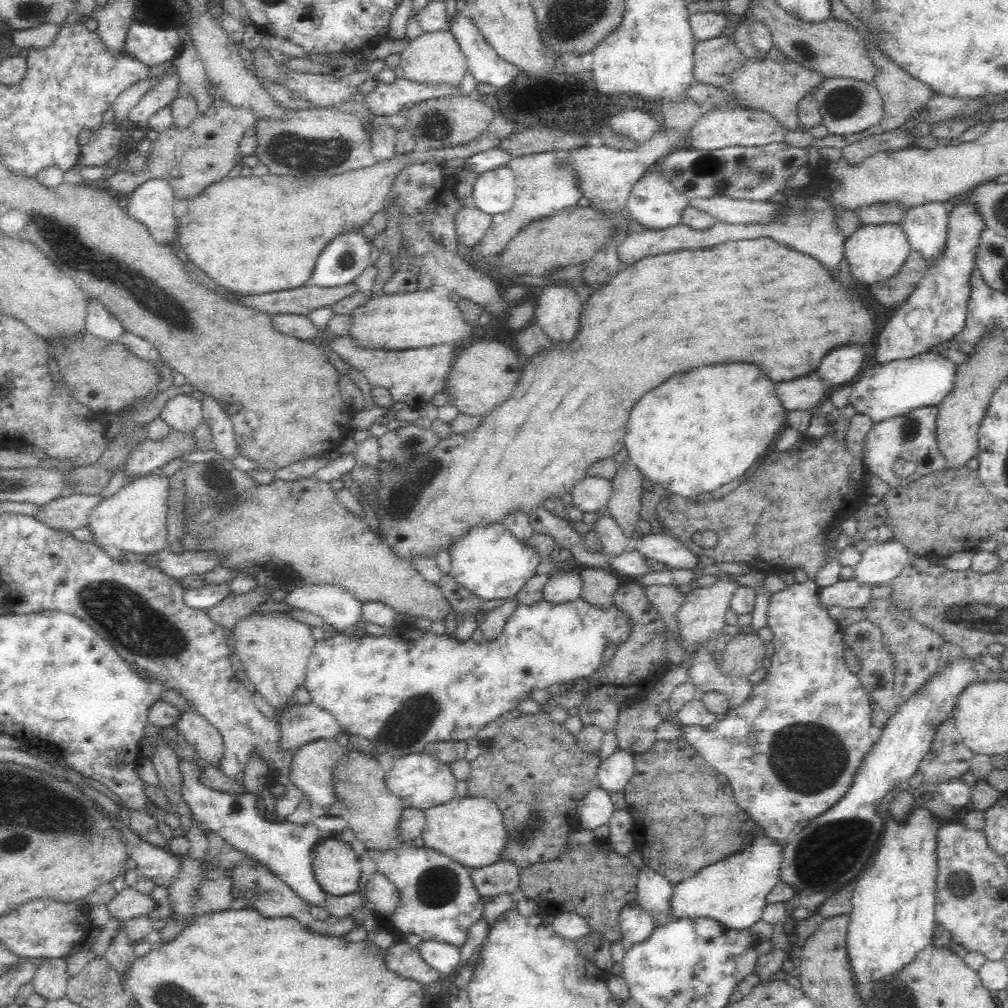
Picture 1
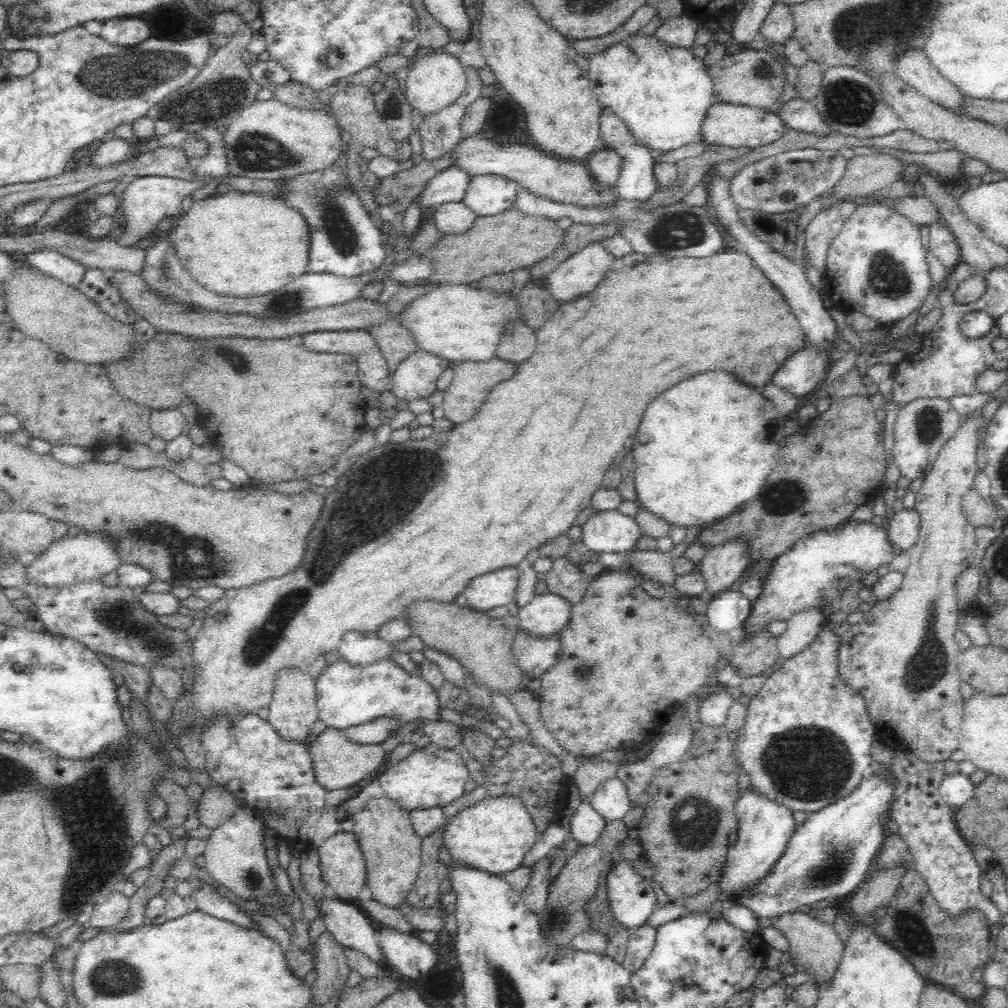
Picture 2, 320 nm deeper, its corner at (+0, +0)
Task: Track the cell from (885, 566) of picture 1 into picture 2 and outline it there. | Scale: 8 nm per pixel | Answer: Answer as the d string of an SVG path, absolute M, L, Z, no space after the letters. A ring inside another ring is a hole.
M914 508L894 513L891 519L885 521L886 540L893 556L908 555L908 550L916 544L920 521Z

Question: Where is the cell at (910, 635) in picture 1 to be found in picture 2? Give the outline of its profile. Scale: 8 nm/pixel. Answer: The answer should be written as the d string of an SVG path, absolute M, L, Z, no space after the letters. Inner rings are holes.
M977 409L962 417L958 428L942 443L939 448L938 456L934 459L931 469L924 475L922 486L916 495L916 503L914 511L919 514L920 524L919 533L916 544L908 550L908 568L902 573L902 582L899 584L898 590L892 596L886 597L884 600L876 602L874 606L864 613L864 618L858 624L851 626L842 636L842 646L840 646L840 673L850 681L850 685L854 689L862 688L860 693L865 697L868 704L868 709L873 723L876 724L876 738L878 741L892 750L900 752L908 752L916 756L918 761L922 763L933 764L945 762L949 759L956 750L961 746L958 740L964 719L965 702L960 692L962 679L957 669L957 658L961 653L958 644L954 641L954 633L957 631L958 616L960 608L957 603L956 578L965 569L970 567L976 550L975 528L968 524L966 517L962 514L962 497L972 488L974 478L978 474L978 465L976 464L976 452L980 446L980 428L984 426L984 414L980 409Z

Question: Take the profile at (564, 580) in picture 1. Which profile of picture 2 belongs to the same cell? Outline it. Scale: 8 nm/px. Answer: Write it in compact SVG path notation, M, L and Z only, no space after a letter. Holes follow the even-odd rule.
M537 594L526 606L519 607L518 627L538 635L556 633L566 626L572 607L560 594Z

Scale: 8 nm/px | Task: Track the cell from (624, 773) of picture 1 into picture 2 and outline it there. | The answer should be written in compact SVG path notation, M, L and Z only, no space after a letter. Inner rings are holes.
M616 775L603 780L588 796L588 800L596 811L600 811L606 822L621 819L632 807L628 787Z

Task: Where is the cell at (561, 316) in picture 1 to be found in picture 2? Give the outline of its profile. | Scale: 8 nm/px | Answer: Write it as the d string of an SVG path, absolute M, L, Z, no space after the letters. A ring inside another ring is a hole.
M600 242L590 244L545 276L546 290L559 304L582 299L598 287L614 259Z

